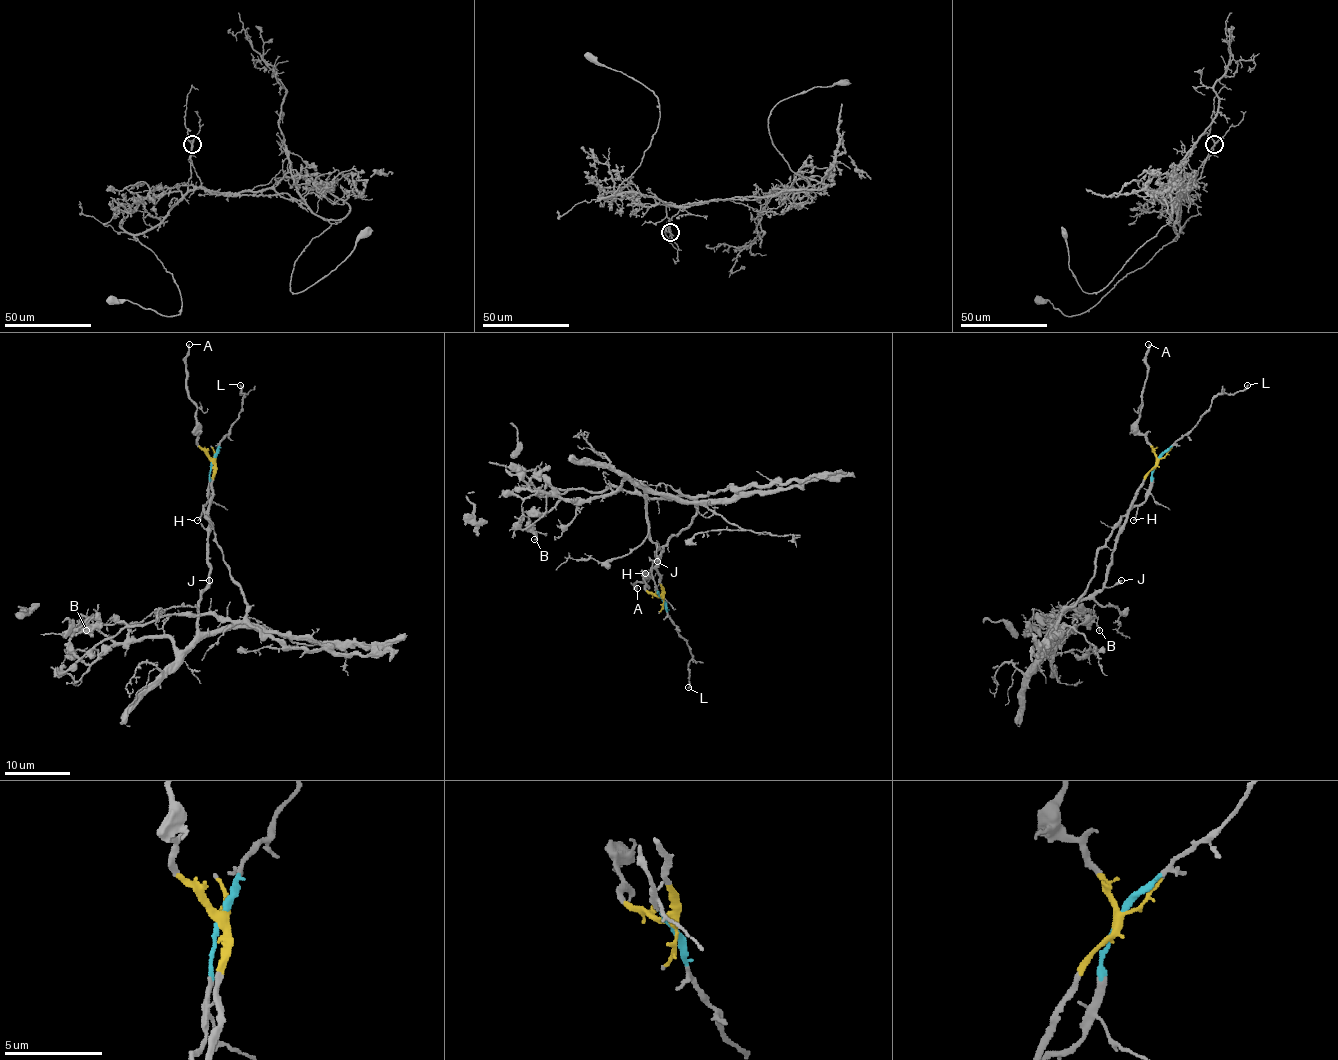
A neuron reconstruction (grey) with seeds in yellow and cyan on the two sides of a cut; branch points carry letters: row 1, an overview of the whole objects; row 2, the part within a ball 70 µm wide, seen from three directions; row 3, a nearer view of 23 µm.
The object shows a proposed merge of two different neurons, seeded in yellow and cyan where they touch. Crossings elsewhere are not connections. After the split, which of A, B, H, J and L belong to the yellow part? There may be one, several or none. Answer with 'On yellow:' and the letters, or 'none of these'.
On yellow: A, B, J

